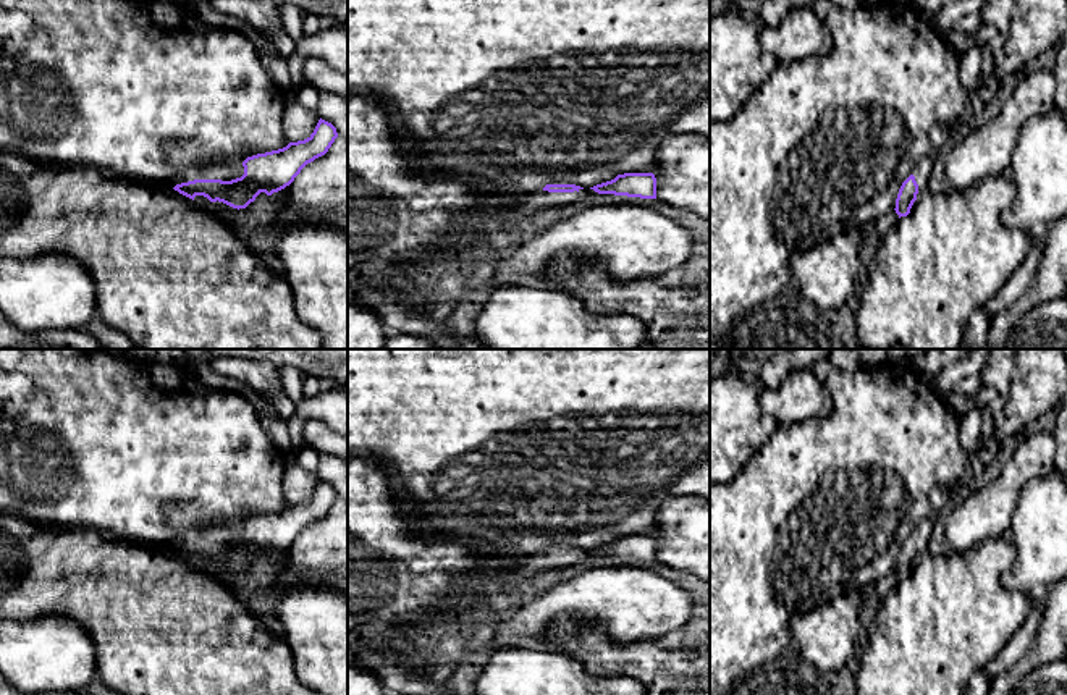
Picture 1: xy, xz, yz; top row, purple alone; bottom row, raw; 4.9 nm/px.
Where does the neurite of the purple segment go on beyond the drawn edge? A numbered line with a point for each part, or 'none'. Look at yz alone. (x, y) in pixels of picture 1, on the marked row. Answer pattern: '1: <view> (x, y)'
1: yz (922, 173)

